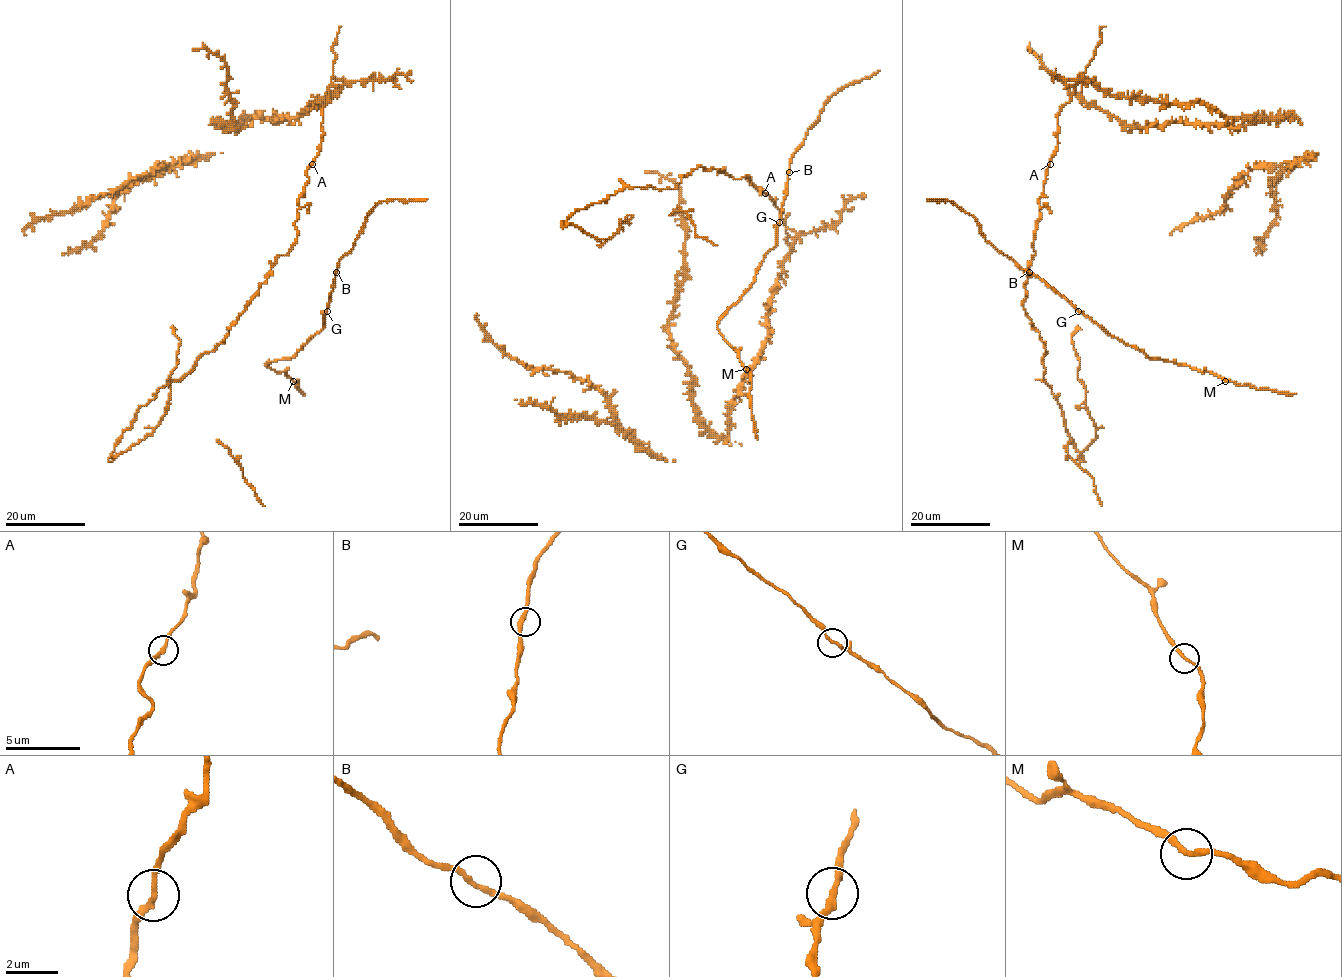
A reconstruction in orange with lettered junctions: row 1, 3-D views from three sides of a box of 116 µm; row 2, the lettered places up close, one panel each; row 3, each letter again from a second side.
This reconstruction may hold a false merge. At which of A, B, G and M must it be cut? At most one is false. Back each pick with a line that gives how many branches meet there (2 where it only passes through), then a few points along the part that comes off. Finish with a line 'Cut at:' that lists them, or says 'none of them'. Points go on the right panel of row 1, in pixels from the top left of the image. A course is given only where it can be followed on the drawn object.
Cut at: none of them

